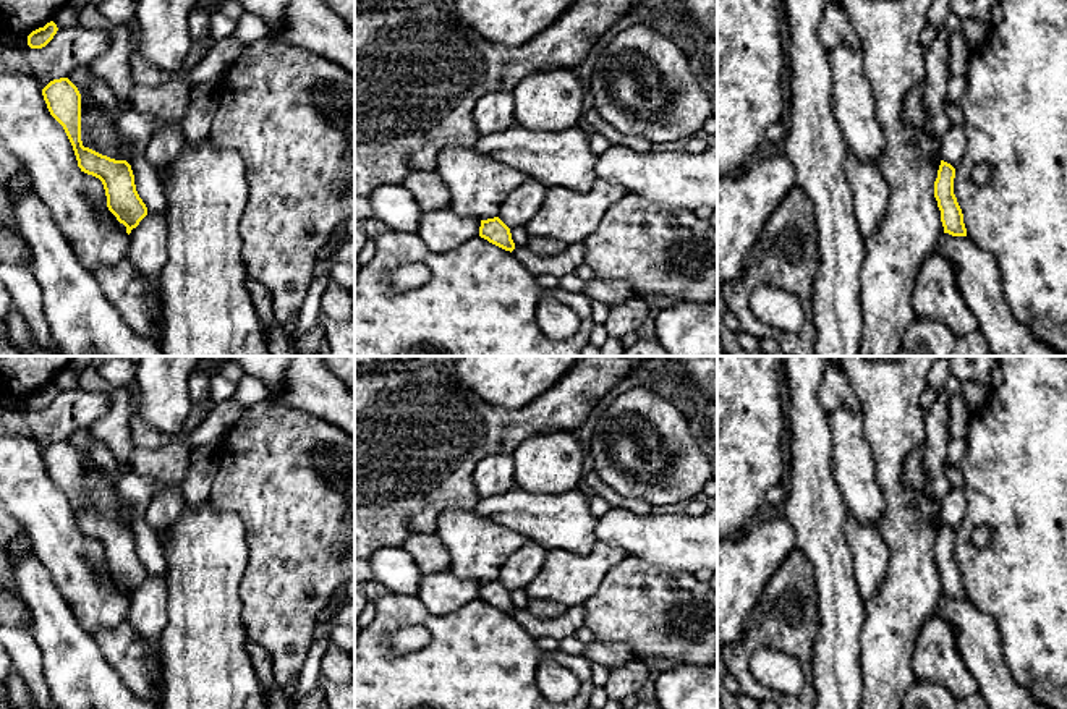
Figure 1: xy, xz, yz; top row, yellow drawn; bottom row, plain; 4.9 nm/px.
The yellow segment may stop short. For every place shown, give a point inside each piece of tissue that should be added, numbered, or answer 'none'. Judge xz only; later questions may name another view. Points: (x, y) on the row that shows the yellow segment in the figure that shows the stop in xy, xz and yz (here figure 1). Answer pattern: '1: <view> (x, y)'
1: xz (523, 203)

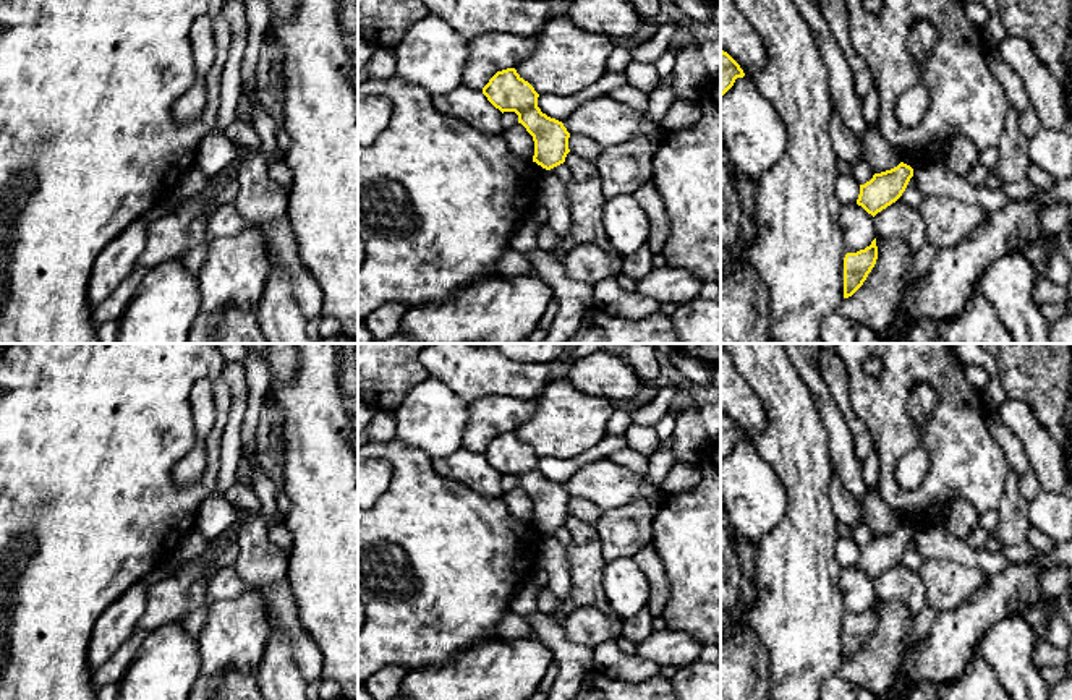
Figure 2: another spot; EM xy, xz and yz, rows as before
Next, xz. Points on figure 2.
none

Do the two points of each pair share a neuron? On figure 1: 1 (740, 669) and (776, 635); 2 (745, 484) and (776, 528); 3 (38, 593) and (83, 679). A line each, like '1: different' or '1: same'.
1: same
2: different
3: same

